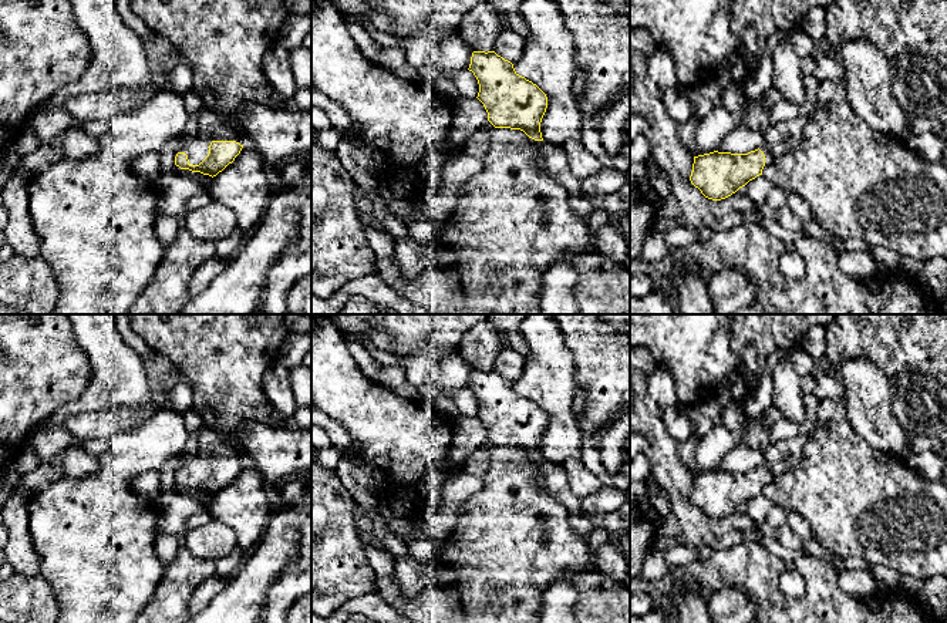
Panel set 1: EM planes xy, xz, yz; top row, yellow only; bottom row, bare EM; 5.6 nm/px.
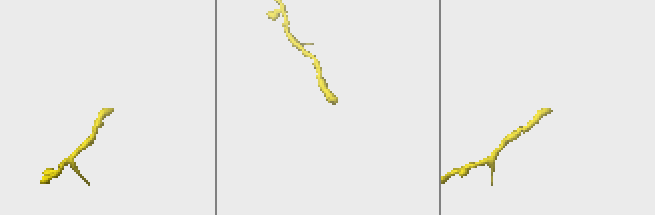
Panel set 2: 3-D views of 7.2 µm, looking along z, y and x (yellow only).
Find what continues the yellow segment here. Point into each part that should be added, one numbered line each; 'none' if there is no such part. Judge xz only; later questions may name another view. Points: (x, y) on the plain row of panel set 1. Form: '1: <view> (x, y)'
none

